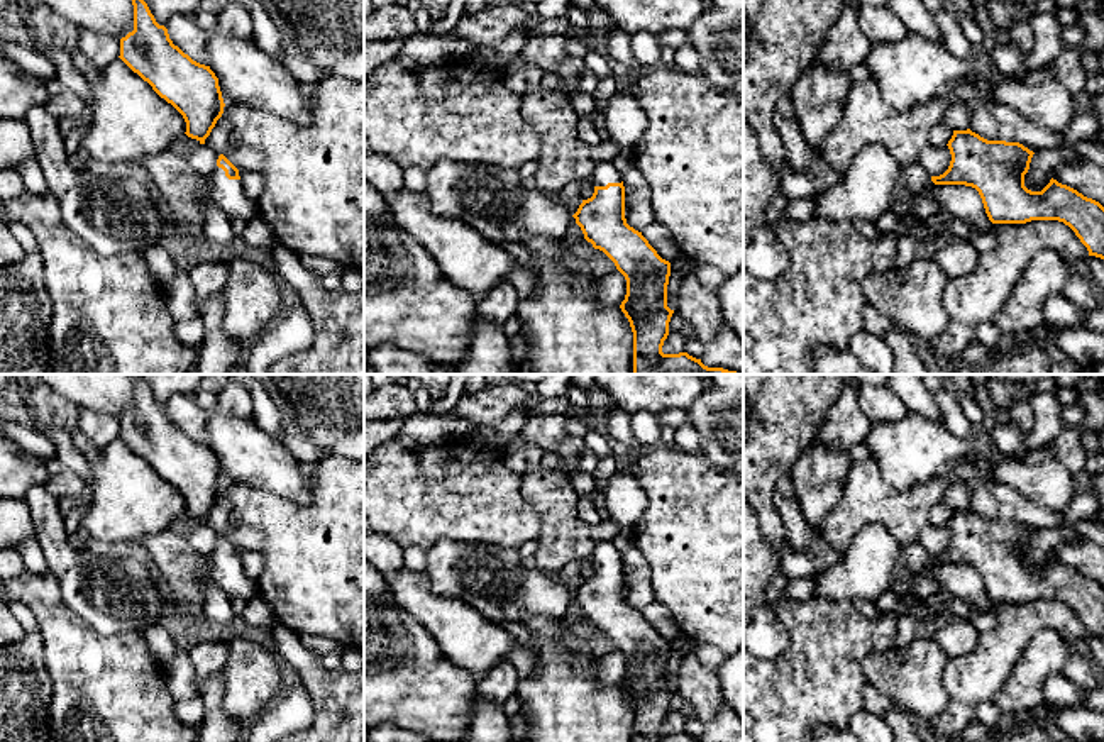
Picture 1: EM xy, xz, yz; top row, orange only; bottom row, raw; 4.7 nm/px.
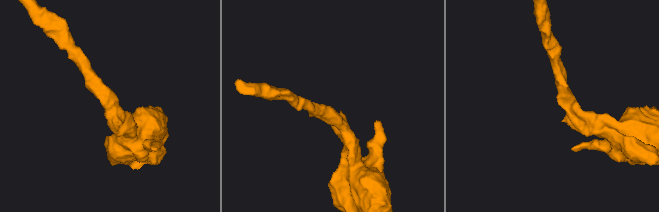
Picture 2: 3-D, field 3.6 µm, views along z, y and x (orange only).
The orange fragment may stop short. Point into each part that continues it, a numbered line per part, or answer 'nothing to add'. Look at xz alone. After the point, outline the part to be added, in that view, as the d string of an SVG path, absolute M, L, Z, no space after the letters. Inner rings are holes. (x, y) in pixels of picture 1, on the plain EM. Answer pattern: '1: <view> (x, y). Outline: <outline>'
1: xz (603, 551). Outline: M599 540L594 542L589 561L593 562L593 566L606 566L608 562L621 562L621 556L613 542Z

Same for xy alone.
1: xy (229, 575). Outline: M218 545L210 557L210 573L213 583L229 596L242 596L247 600L257 591L256 581L246 574L240 559L229 559Z

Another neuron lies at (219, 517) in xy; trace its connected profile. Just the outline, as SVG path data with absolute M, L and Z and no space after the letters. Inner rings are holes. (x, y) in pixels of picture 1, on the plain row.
M220 496L212 508L210 515L205 518L205 525L213 529L218 535L229 529L230 503Z

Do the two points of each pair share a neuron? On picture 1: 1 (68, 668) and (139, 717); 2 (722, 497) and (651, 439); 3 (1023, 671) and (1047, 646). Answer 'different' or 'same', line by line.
1: same
2: different
3: same

